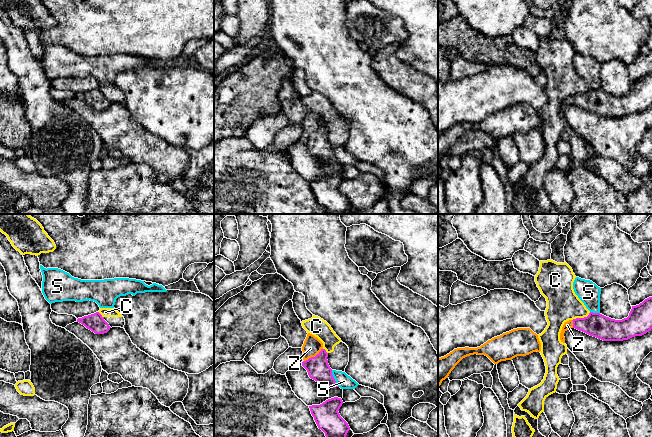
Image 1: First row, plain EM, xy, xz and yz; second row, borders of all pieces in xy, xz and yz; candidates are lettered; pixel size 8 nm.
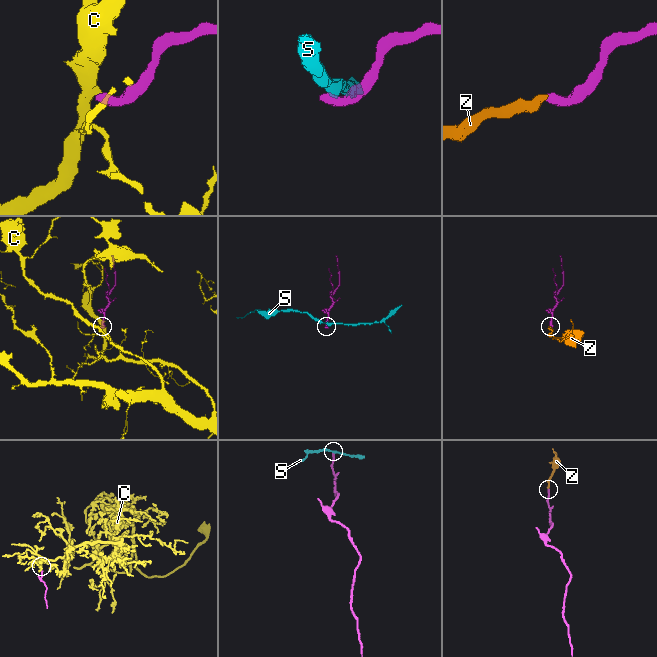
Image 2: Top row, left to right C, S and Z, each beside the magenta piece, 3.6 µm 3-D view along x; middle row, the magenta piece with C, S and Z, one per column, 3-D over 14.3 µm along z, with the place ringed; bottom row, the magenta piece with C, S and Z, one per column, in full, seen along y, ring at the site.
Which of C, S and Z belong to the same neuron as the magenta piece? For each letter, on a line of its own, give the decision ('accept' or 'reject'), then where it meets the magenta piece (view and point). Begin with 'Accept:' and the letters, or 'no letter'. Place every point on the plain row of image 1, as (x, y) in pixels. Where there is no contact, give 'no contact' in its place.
Accept: Z
C: reject; meets magenta in yz at (581, 94)
S: reject; meets magenta in xz at (333, 154)
Z: accept; meets magenta in xz at (313, 133)

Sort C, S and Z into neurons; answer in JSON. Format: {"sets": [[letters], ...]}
{"sets": [["C"], ["S"], ["Z"]]}

